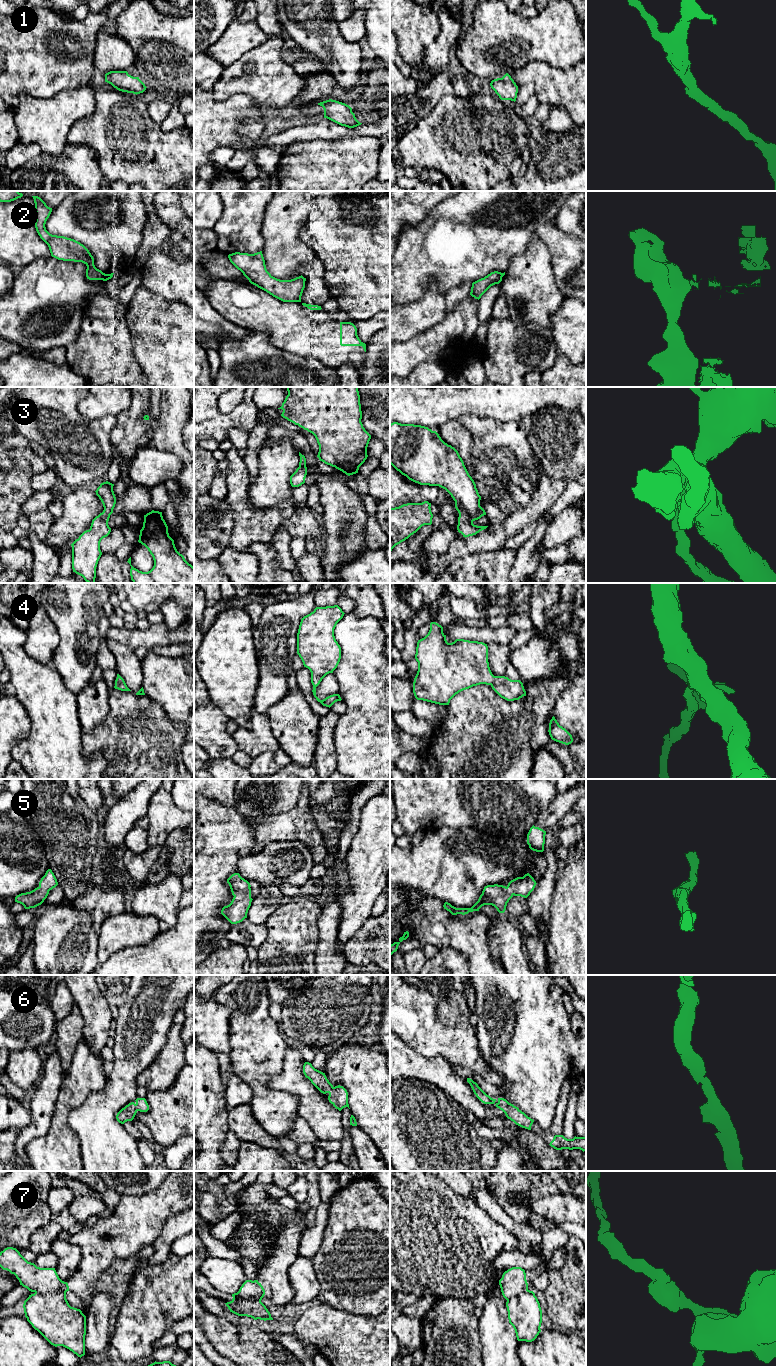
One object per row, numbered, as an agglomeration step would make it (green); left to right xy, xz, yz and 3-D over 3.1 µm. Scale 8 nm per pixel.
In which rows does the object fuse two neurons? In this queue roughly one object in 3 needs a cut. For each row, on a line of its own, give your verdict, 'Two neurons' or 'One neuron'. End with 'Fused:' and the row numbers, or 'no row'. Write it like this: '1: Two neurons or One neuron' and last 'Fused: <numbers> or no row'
1: One neuron
2: Two neurons
3: One neuron
4: One neuron
5: One neuron
6: One neuron
7: Two neurons
Fused: 2, 7

